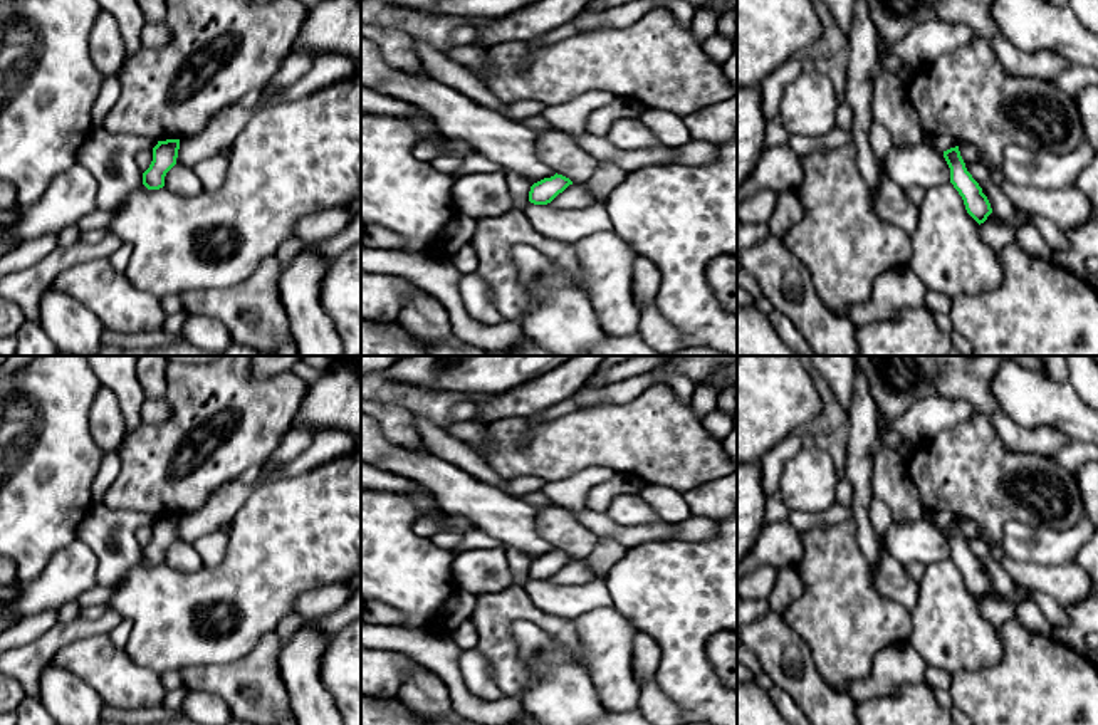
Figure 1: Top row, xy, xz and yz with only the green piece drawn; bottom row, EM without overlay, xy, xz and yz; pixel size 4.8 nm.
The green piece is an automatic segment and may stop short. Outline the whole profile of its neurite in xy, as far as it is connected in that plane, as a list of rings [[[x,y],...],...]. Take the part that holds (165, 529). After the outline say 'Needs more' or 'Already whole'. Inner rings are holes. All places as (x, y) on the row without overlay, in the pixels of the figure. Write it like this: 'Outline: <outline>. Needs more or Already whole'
Outline: [[[180,515],[158,517],[153,524],[153,537],[143,549],[143,561],[148,566],[159,566],[165,562],[166,549],[176,540]]]. Already whole

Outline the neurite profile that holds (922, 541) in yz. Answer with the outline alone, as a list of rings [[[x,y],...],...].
[[[928,517],[907,524],[893,520],[881,539],[886,552],[903,566],[930,566],[950,559],[950,544],[944,530]]]

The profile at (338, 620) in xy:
[[[356,589],[353,597],[337,611],[319,618],[314,626],[327,634],[336,634],[344,629],[349,623],[361,616],[361,589]]]

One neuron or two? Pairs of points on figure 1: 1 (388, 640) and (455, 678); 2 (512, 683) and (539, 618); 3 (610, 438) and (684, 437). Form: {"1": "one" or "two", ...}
{"1": "one", "2": "one", "3": "one"}

